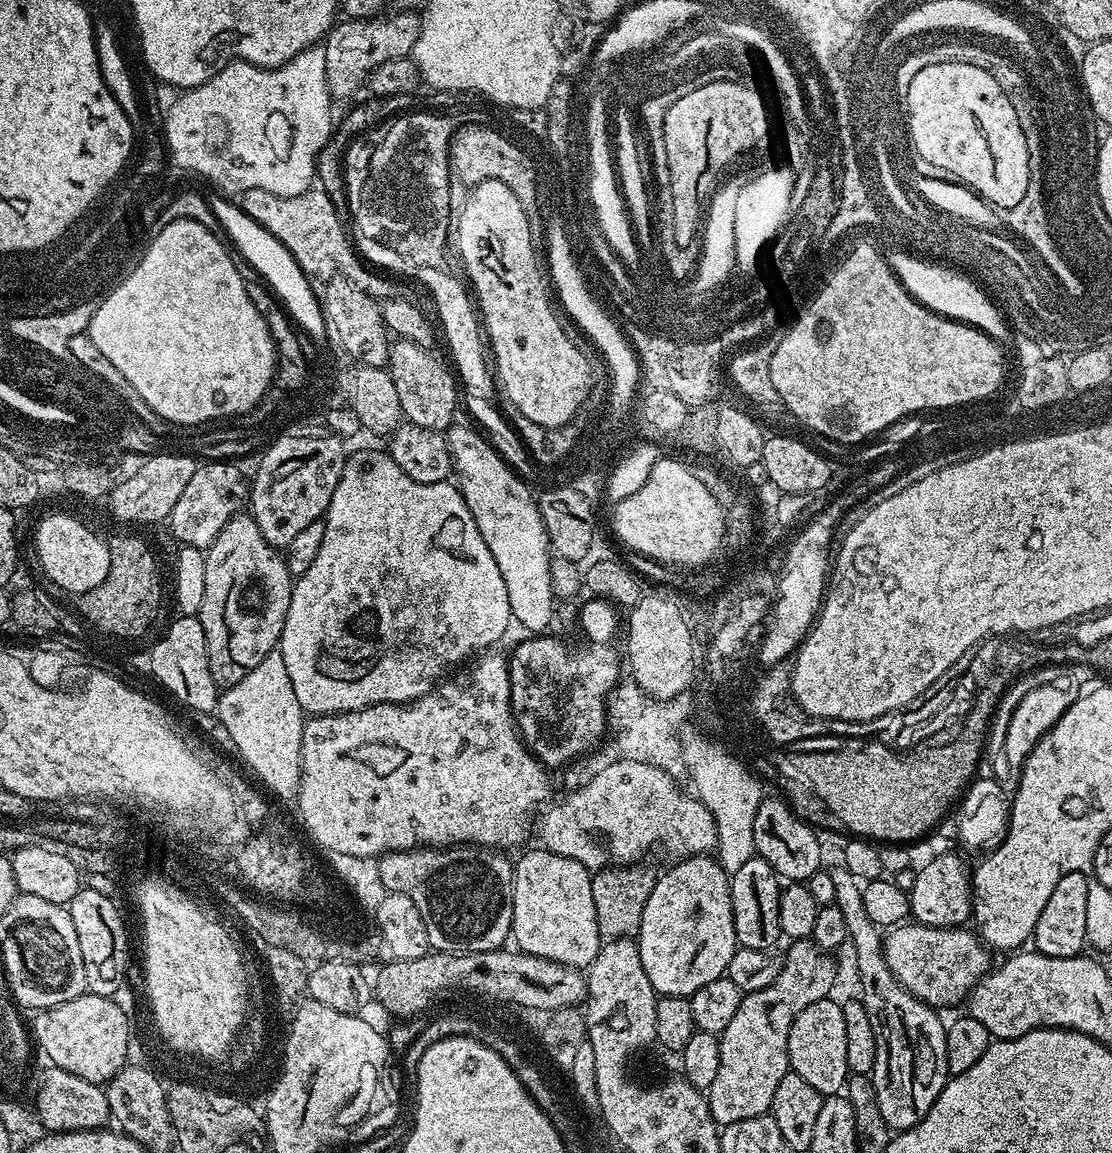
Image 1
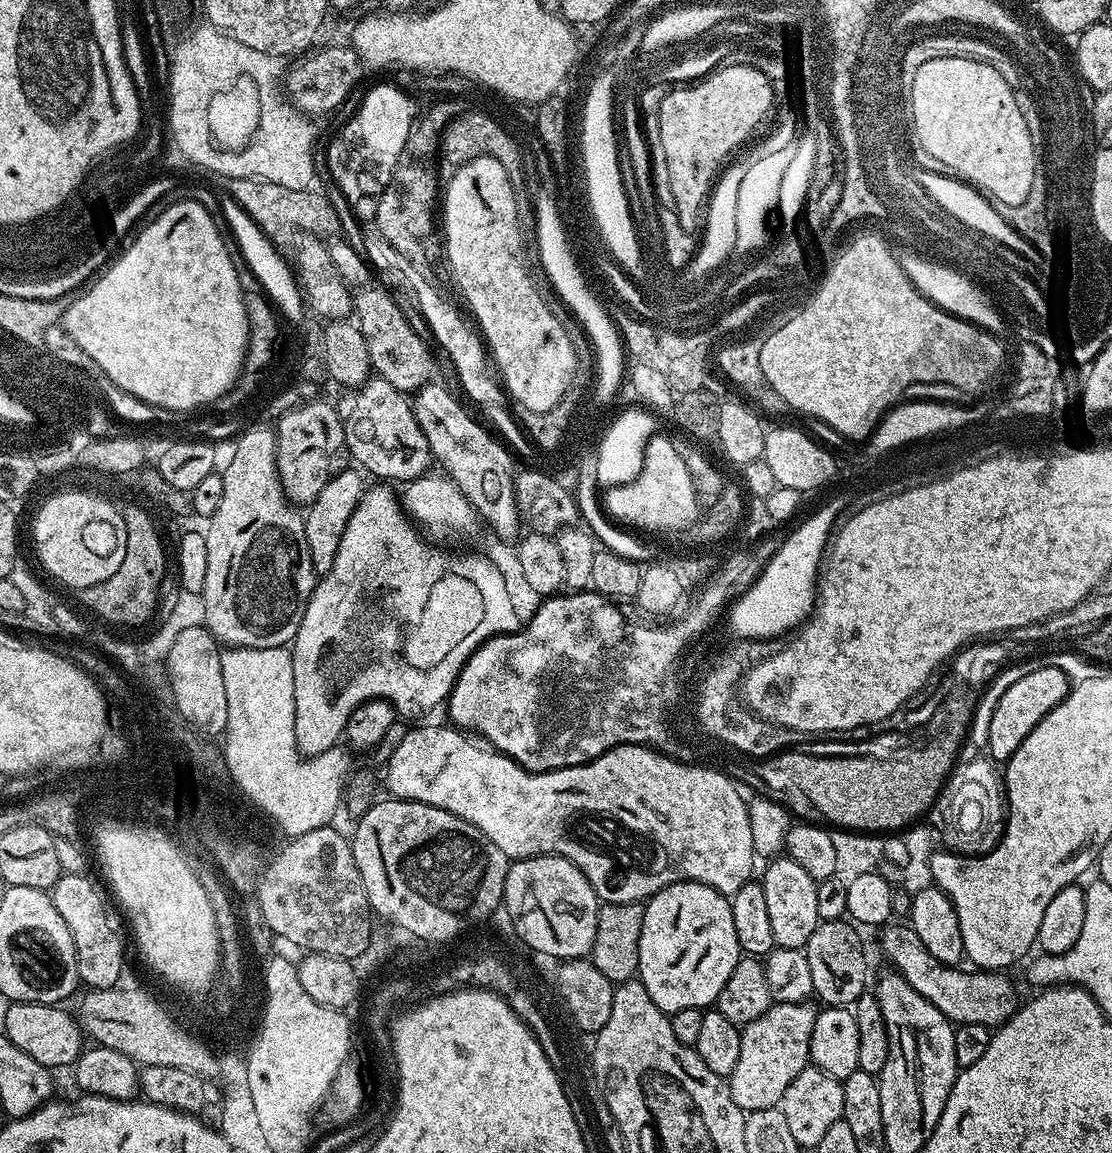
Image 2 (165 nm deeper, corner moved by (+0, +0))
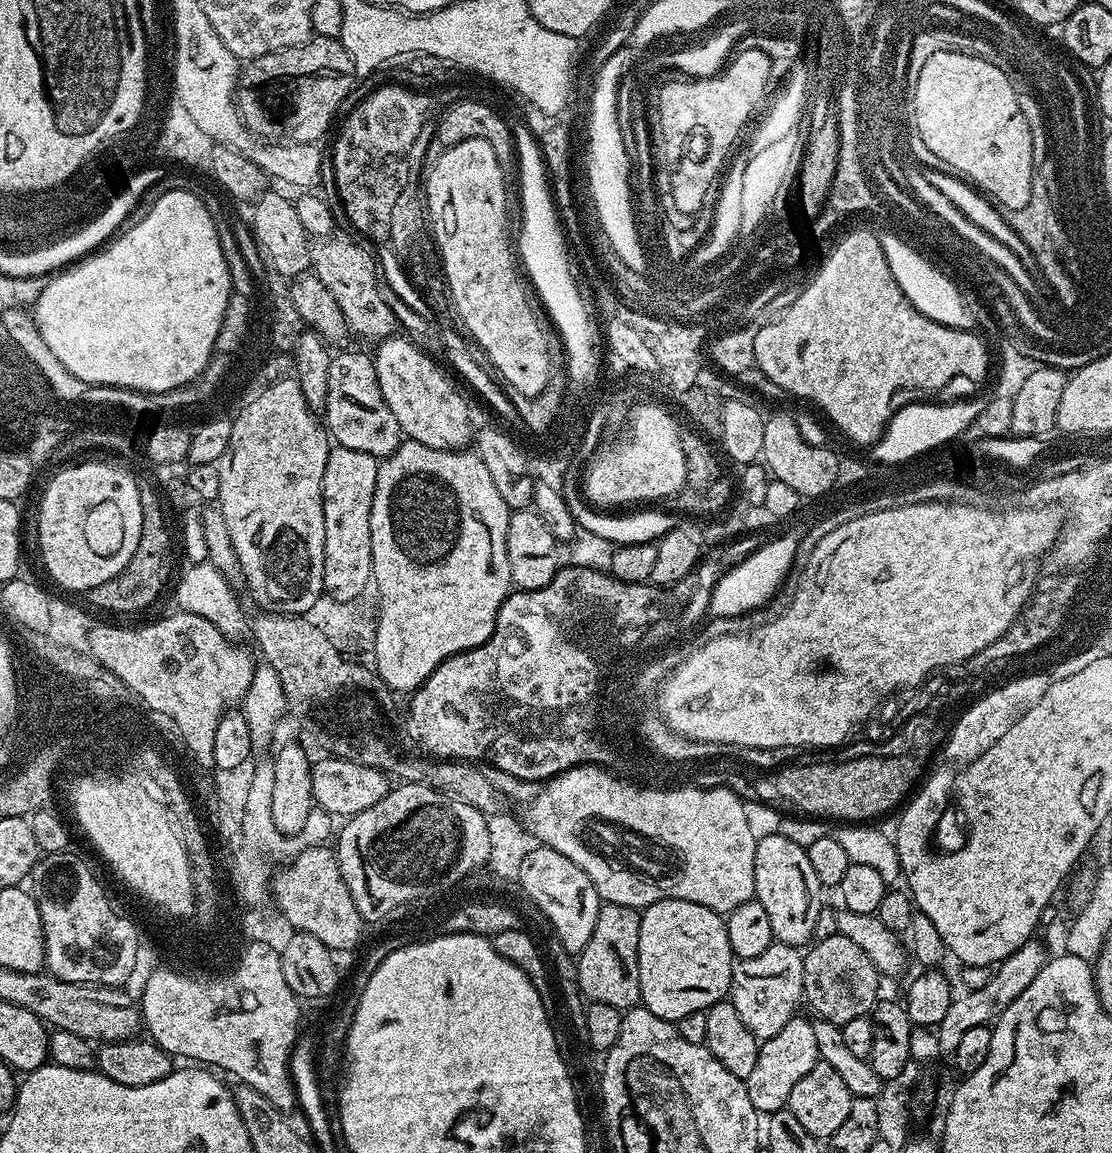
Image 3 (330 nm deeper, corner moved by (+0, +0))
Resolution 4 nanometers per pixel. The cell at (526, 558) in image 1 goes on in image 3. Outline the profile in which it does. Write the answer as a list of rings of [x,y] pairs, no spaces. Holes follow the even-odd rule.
[[[393,334],[375,345],[374,359],[378,386],[382,396],[386,398],[386,406],[390,406],[394,418],[398,418],[401,433],[414,442],[422,442],[422,446],[430,446],[434,450],[464,450],[473,443],[472,412],[464,401],[464,396],[448,381],[448,376],[436,365],[437,361],[423,352],[417,344],[412,343],[404,334]]]

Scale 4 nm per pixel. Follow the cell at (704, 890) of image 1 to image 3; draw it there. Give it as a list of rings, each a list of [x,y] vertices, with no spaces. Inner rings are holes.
[[[659,900],[643,909],[638,934],[640,998],[658,1018],[675,1022],[721,1003],[732,987],[733,967],[728,926],[721,913],[685,900]]]

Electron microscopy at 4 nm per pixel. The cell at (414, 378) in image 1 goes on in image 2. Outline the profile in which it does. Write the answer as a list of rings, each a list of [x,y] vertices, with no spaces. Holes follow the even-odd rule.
[[[361,287],[355,293],[354,320],[360,325],[362,338],[366,338],[366,350],[370,350],[373,373],[379,379],[390,382],[390,386],[400,392],[415,393],[434,376],[434,361],[428,344],[414,334],[410,322],[406,322],[402,310],[396,305],[396,296],[372,287]]]

